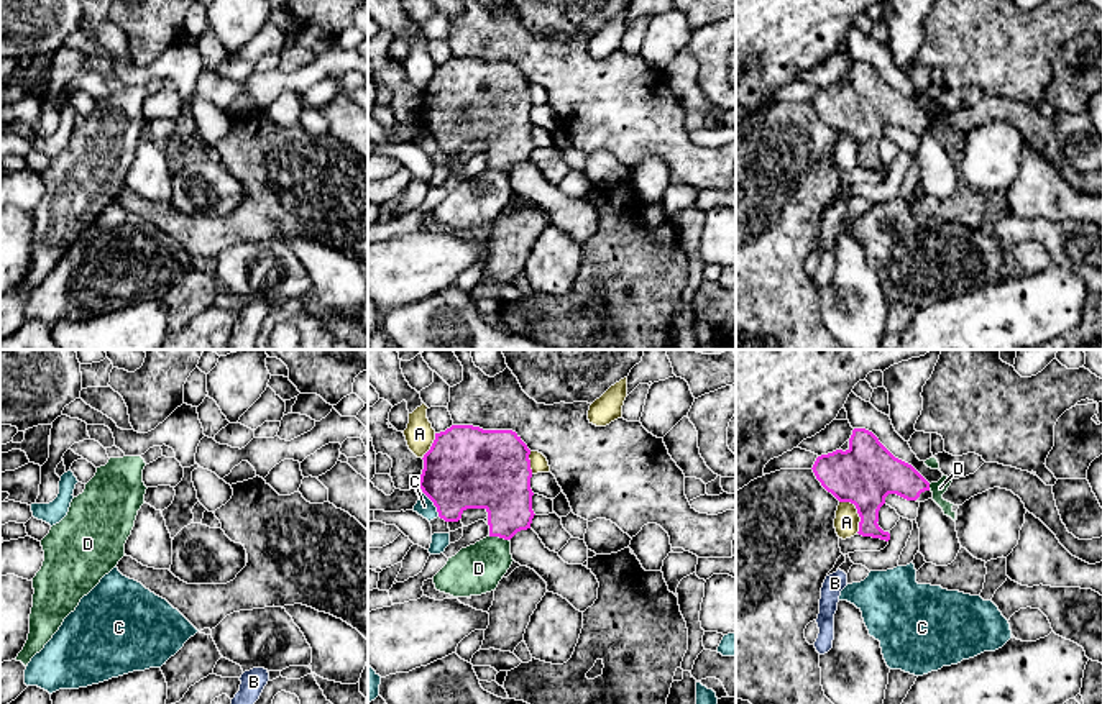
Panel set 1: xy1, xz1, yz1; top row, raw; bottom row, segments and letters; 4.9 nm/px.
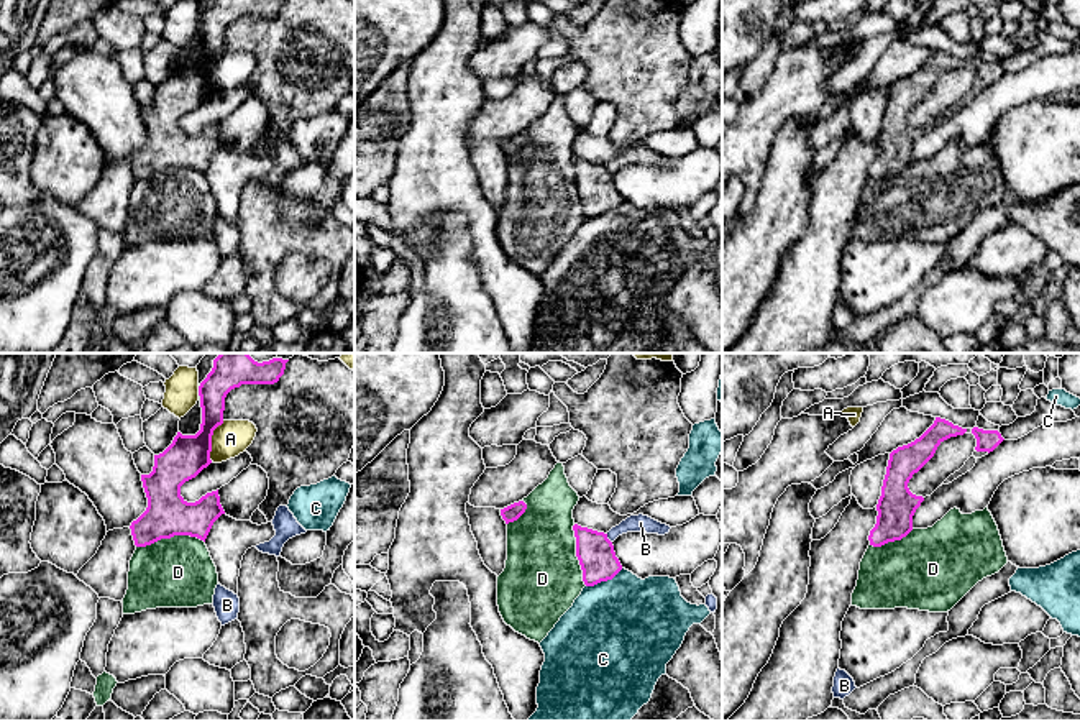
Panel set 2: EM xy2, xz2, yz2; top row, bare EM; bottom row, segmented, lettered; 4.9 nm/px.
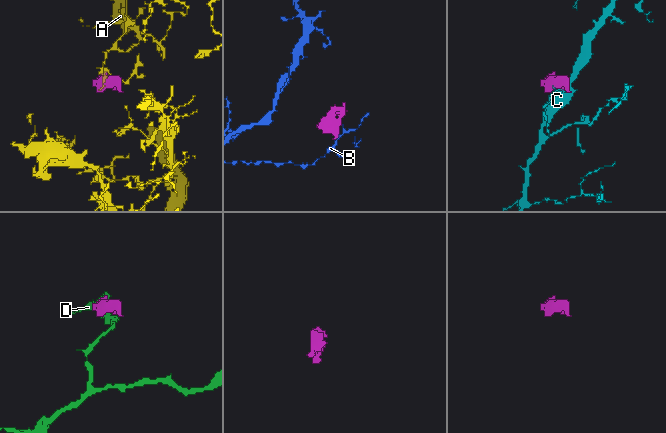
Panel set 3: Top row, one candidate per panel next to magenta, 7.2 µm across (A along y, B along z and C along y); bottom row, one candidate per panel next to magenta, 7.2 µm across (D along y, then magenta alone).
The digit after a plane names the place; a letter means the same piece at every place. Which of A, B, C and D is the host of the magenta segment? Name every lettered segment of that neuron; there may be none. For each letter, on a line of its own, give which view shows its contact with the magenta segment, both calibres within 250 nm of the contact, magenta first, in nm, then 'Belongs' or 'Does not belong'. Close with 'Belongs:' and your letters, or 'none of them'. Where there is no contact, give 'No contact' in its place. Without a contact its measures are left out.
A: Touches magenta in yz1. Thickness 300 nm (magenta) against 120 nm. Does not belong
B: Touches magenta in xz2. Thickness 180 nm (magenta) against 90 nm. Does not belong
C: Touches magenta in xz2. Thickness 180 nm (magenta) against 500 nm. Does not belong
D: Touches magenta in xy2. Thickness 220 nm (magenta) against 340 nm. Does not belong
Belongs: none of them

